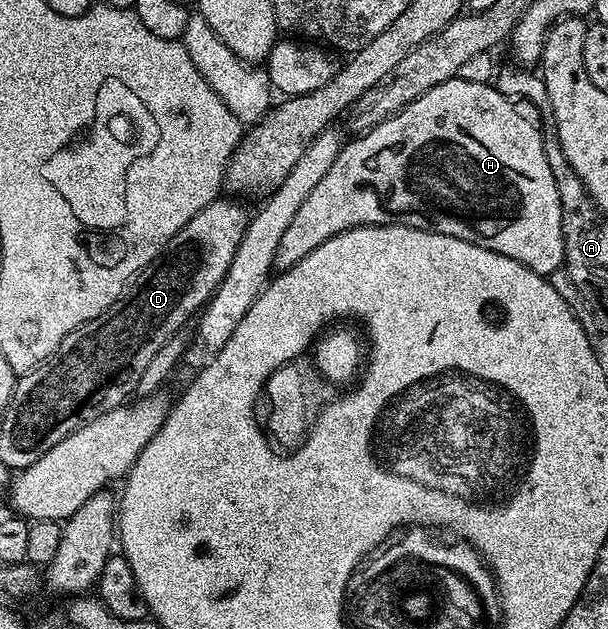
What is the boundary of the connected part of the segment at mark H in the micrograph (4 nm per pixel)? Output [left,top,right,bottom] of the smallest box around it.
[274,76,564,276]

